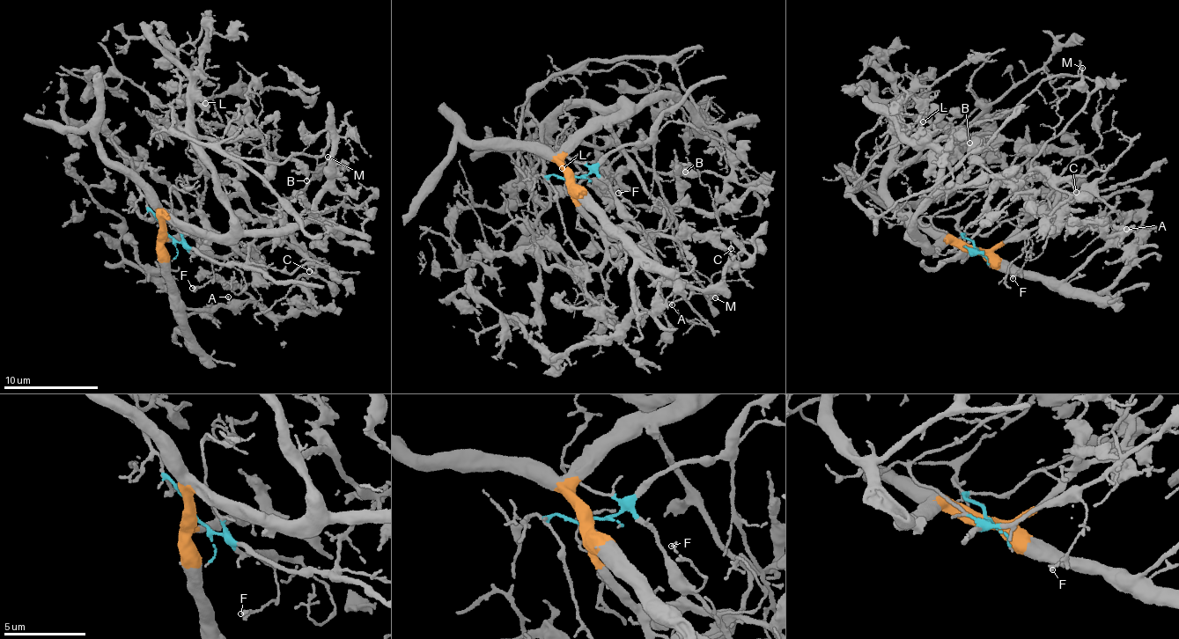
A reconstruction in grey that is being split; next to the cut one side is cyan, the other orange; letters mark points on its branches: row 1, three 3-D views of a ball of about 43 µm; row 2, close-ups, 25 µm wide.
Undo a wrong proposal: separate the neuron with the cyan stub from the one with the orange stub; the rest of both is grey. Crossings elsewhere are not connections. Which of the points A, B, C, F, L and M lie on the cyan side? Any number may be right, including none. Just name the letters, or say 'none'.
C, F, M

